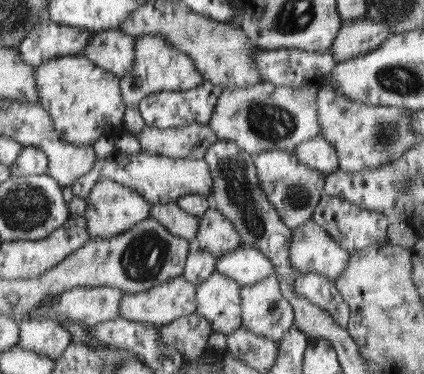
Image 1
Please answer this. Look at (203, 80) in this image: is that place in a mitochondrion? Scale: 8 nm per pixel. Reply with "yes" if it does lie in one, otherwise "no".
no

